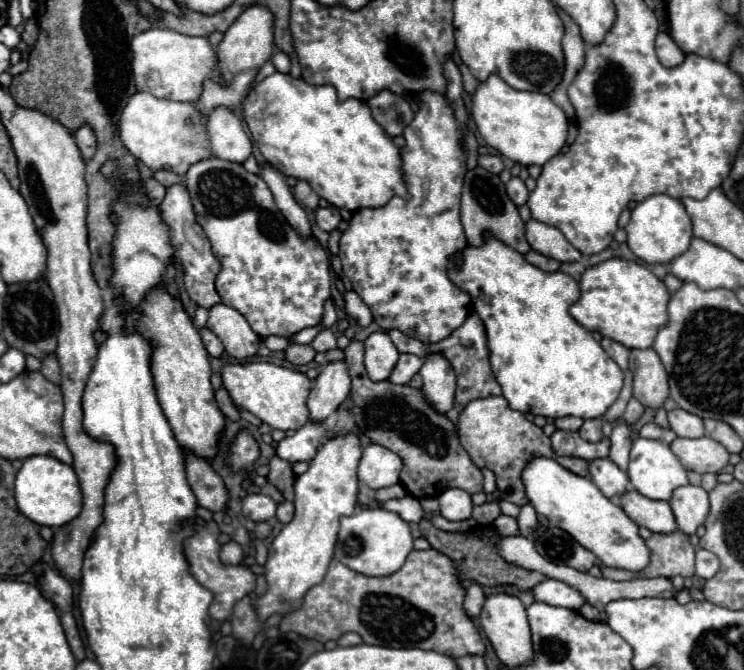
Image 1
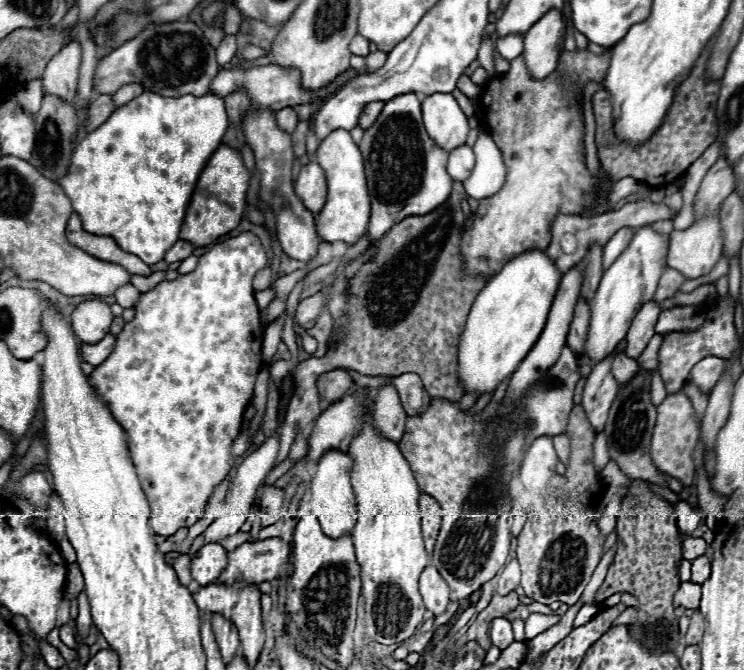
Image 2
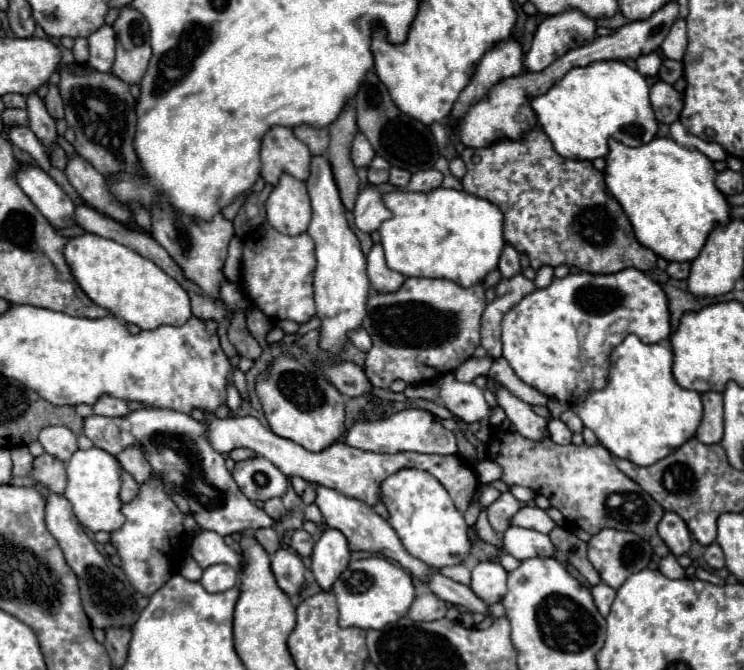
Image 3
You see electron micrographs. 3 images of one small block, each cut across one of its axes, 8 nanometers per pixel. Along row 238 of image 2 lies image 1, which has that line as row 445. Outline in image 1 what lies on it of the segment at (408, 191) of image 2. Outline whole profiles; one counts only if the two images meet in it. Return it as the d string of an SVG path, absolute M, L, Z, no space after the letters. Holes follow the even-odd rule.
M370 444L364 448L358 464L358 480L368 484L372 490L388 488L398 484L398 474L402 468L400 456L390 452L384 446Z

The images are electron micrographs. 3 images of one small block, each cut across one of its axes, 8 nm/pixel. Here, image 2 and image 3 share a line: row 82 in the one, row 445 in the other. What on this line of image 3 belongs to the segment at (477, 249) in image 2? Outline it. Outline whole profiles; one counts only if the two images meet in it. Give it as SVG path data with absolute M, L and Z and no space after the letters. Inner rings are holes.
M496 432L488 442L488 458L500 464L504 472L504 482L508 486L526 486L536 494L542 494L550 500L554 508L558 508L564 518L576 526L586 530L588 534L596 534L604 528L630 530L650 542L654 554L664 558L670 554L668 546L660 540L656 526L664 516L664 508L652 500L634 480L630 480L624 472L620 472L612 460L612 454L602 446L586 446L586 444L554 444L544 434L542 440L534 442L518 432Z

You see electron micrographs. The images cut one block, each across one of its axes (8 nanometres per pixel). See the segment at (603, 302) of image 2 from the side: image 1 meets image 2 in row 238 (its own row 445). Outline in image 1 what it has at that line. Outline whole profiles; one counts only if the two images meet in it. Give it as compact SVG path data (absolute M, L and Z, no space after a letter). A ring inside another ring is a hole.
M636 438L632 442L632 450L630 450L630 464L628 464L628 480L630 486L634 490L638 490L642 496L652 498L652 500L670 500L672 492L680 486L688 484L686 478L686 470L680 464L680 460L676 460L676 456L672 454L670 446L658 440L646 440L646 438Z

